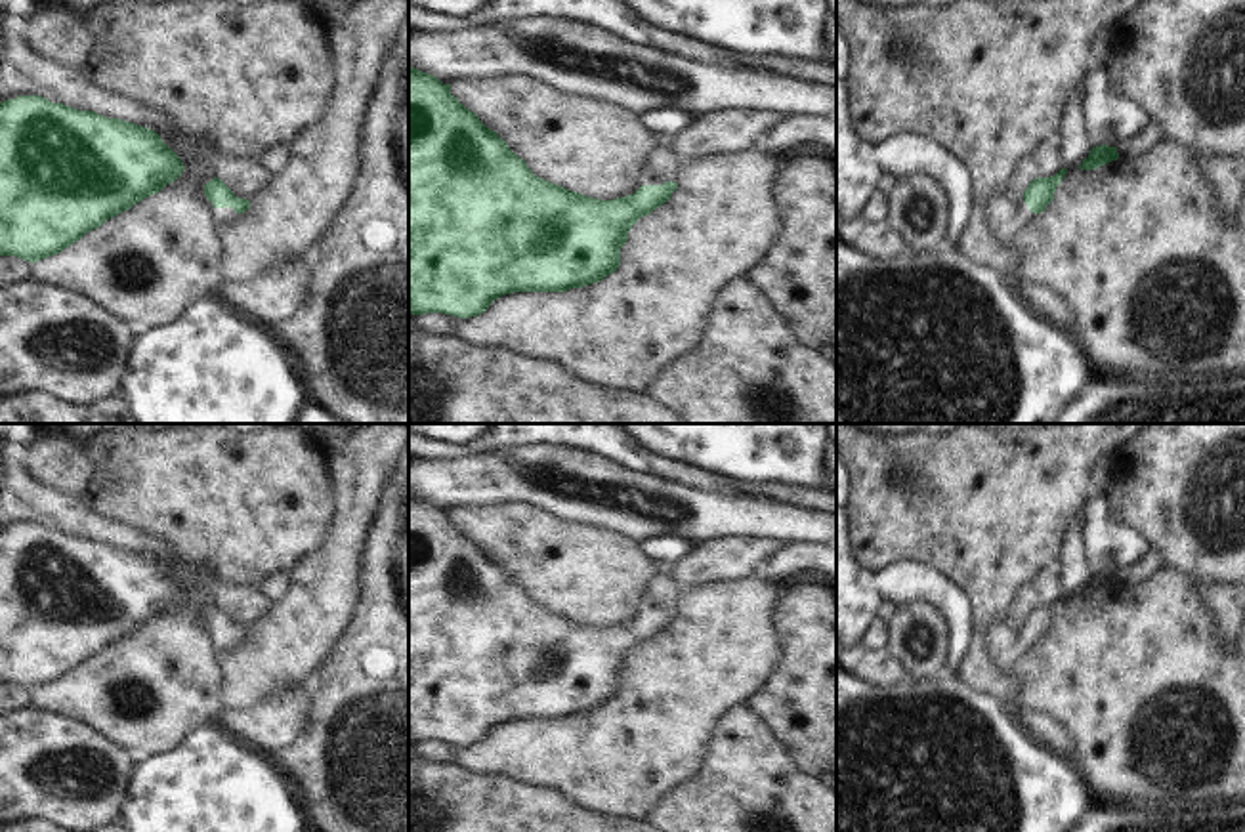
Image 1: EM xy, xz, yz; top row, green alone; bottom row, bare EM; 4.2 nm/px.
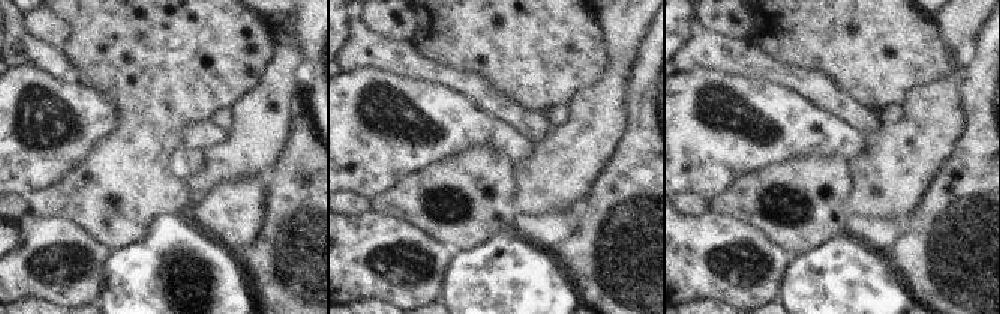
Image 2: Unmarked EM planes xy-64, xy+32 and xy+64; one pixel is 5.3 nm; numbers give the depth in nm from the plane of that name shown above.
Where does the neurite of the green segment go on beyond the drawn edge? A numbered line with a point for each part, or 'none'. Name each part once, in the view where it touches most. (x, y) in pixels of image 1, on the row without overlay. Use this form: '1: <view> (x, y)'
1: xz (663, 592)

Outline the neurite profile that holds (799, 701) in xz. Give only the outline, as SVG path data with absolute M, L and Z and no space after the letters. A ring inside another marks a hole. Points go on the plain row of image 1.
M791 586L773 611L779 664L745 706L760 716L808 777L836 792L836 595L827 586Z

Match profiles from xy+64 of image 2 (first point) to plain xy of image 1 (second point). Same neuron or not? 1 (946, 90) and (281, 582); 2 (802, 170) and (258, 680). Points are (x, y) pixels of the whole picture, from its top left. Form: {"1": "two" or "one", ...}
{"1": "two", "2": "two"}

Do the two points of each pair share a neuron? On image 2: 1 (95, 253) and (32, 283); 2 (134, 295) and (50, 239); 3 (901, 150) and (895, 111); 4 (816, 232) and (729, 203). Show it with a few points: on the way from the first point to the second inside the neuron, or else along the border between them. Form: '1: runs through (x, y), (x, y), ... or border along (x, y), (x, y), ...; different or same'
1: runs through (84, 268), (60, 268), (48, 274); same
2: border along (111, 253), (105, 266), (101, 298); different
3: border along (904, 107), (904, 116), (900, 120), (883, 125); different
4: runs through (795, 229), (775, 227), (760, 220), (750, 209); same

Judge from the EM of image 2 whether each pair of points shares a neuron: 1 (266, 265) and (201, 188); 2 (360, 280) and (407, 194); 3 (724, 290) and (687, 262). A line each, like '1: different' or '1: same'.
1: different
2: different
3: same

